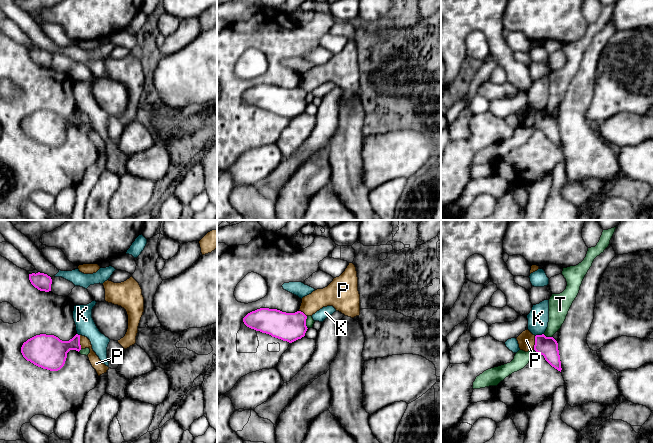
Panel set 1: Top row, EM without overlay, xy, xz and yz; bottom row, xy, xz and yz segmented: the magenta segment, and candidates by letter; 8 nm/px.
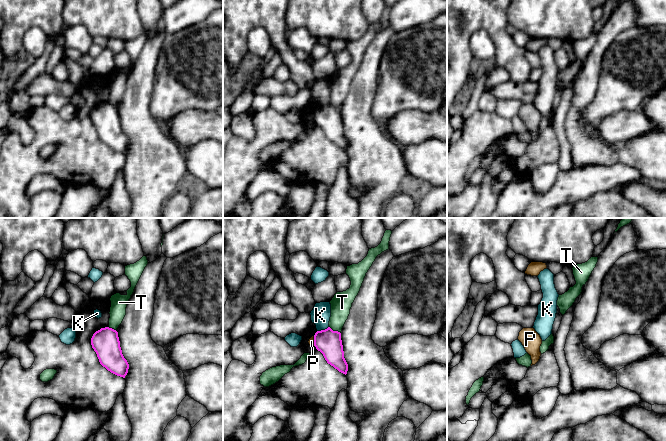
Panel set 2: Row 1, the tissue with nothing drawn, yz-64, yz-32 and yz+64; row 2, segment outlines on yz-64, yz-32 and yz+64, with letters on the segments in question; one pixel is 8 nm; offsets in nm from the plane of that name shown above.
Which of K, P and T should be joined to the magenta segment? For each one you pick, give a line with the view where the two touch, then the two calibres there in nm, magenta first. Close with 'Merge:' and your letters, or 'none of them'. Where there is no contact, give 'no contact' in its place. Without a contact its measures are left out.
Merge: none of them

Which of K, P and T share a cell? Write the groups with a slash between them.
K / P / T

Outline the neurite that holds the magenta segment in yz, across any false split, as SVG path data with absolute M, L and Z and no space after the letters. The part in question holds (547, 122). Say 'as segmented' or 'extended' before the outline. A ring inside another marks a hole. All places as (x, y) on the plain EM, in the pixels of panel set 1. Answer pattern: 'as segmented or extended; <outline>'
as segmented; M544 110L535 112L534 126L543 131L545 136L555 145L561 148L561 137L558 126L558 119L553 113L546 113Z

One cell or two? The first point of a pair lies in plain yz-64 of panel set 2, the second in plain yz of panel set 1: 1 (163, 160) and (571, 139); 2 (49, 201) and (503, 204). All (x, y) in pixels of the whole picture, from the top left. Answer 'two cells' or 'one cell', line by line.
1: one cell
2: two cells

